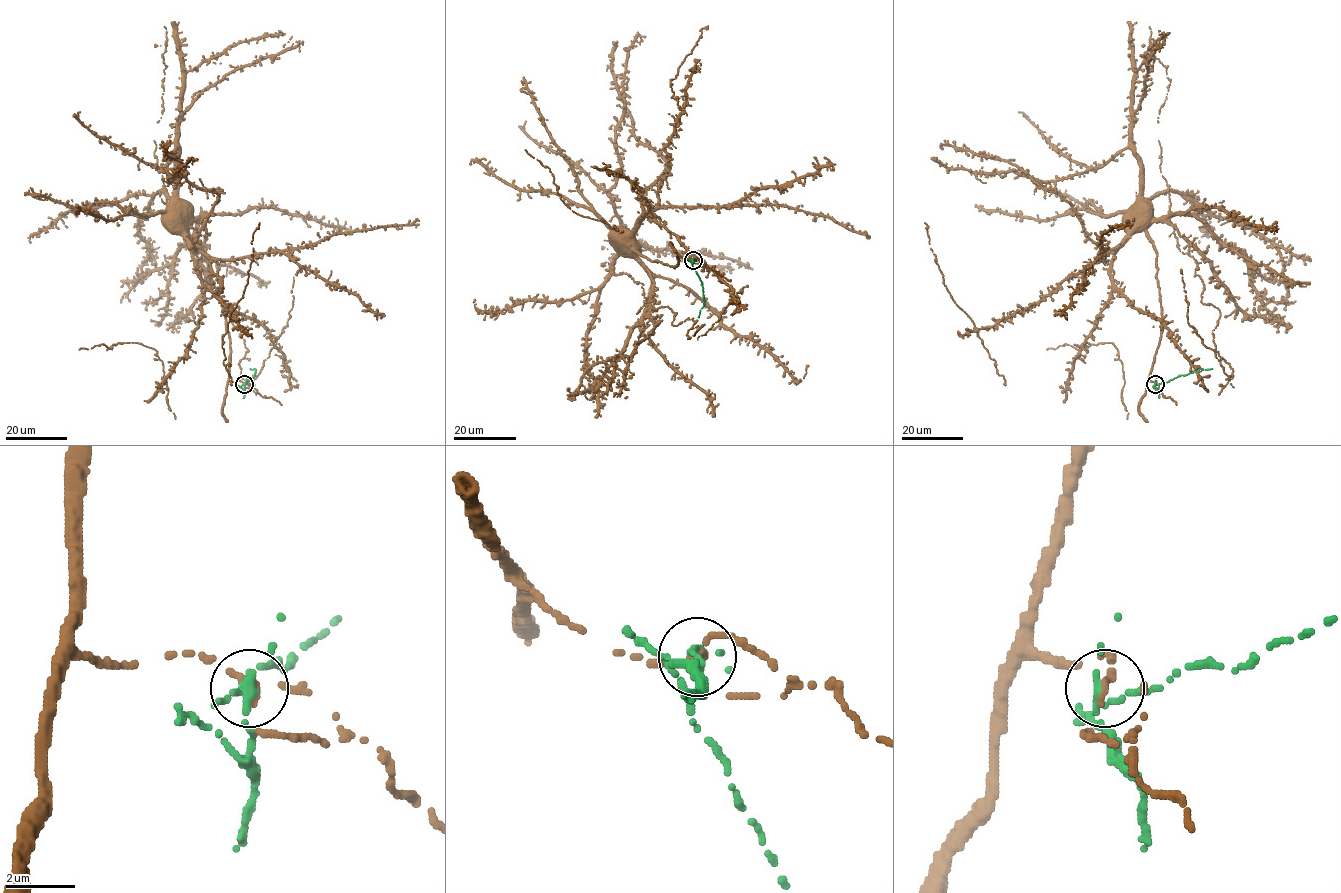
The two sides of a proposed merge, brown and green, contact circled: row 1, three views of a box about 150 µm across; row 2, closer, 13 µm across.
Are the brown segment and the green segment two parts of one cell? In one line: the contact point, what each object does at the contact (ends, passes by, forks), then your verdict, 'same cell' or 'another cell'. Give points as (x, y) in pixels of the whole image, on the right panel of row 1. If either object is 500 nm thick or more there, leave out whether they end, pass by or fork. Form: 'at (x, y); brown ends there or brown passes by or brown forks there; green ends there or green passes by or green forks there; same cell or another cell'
at (1155, 384); brown passes by; green passes by; another cell

